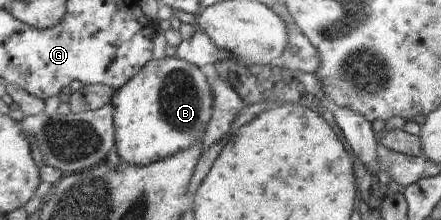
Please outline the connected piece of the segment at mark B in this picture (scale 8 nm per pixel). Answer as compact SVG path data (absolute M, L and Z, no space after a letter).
M167 56L149 60L137 75L114 93L110 104L114 109L115 141L121 161L132 166L148 166L203 141L211 121L214 99L211 84L200 67Z

